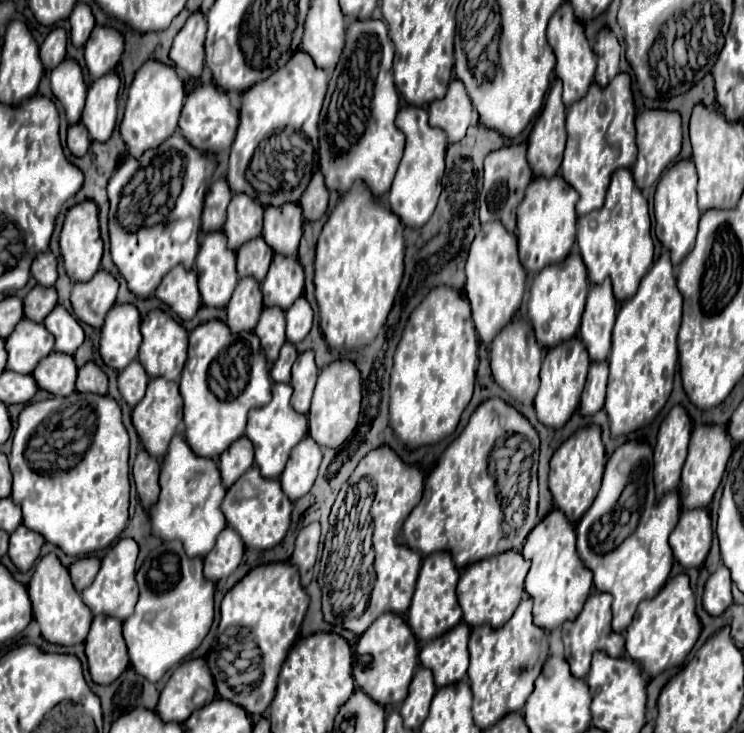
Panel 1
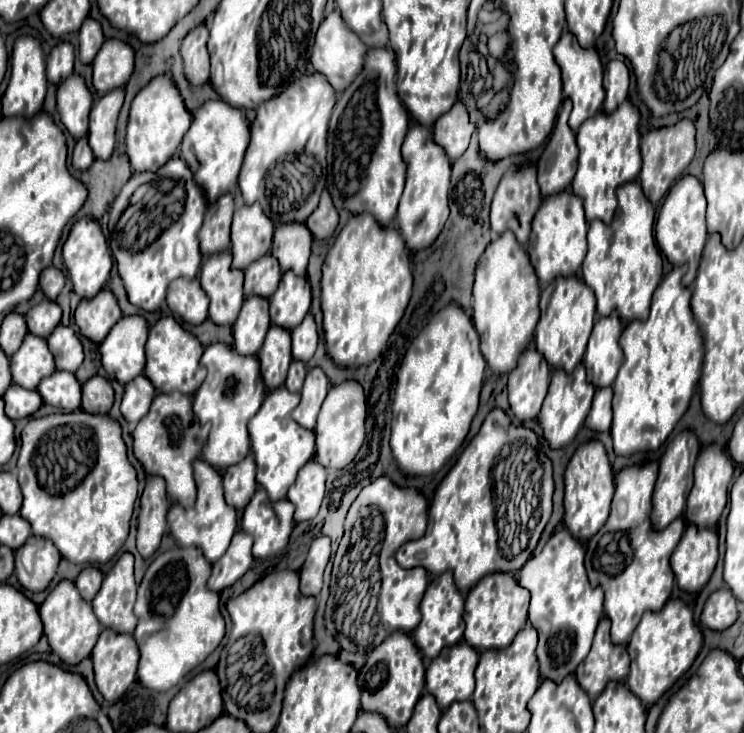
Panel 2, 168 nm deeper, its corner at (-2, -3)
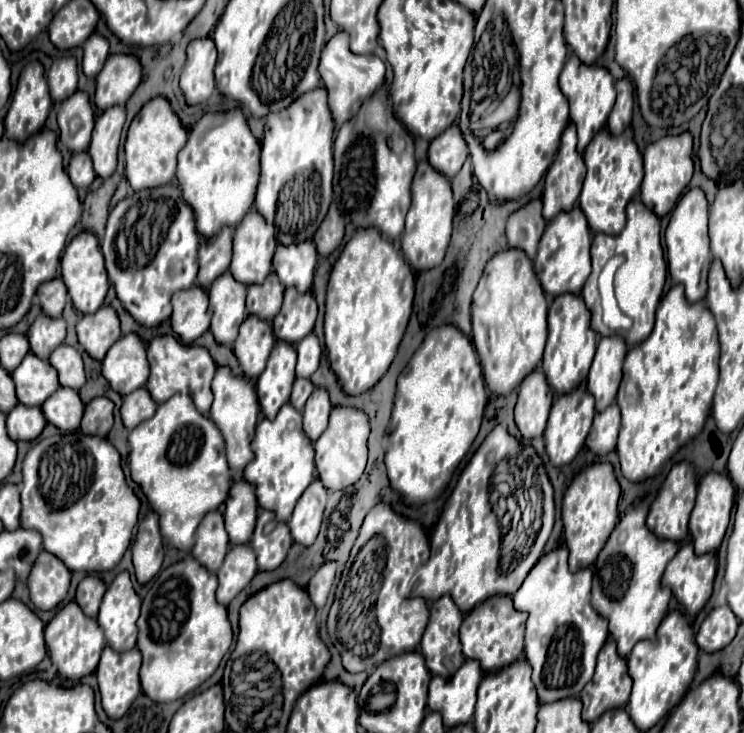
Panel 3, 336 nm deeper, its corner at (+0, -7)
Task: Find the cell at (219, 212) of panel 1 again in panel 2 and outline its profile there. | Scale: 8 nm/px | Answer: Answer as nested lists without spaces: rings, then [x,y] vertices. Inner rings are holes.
[[[223,195],[215,205],[209,205],[205,223],[199,231],[199,241],[201,241],[201,251],[205,257],[223,253],[229,249],[229,229],[231,229],[231,219],[233,219],[233,209],[235,209],[235,199],[233,195]]]

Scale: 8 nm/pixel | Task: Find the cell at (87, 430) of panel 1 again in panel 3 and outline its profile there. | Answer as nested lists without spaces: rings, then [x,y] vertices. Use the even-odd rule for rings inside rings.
[[[75,429],[37,441],[23,459],[23,481],[21,481],[21,527],[35,529],[43,537],[43,547],[53,551],[69,571],[109,571],[113,569],[125,549],[129,547],[133,527],[137,525],[139,499],[127,485],[121,469],[121,455],[107,437],[85,435]]]

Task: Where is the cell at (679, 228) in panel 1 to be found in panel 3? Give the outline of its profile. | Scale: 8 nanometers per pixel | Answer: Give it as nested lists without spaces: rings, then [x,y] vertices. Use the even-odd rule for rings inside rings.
[[[689,189],[677,201],[675,209],[671,211],[669,225],[665,229],[665,245],[667,245],[669,273],[673,281],[685,287],[685,295],[691,303],[703,299],[707,291],[707,271],[711,265],[711,253],[707,235],[707,199],[701,189]]]

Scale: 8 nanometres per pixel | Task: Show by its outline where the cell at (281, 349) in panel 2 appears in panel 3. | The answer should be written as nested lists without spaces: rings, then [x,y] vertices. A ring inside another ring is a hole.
[[[277,341],[265,371],[257,377],[257,397],[261,403],[261,413],[267,419],[273,419],[281,405],[289,401],[289,391],[295,379],[295,359],[295,347],[291,343]]]

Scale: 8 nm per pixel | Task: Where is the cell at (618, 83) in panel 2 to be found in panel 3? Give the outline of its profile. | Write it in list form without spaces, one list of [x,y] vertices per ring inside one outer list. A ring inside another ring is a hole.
[[[617,79],[615,91],[617,91],[617,99],[615,99],[613,111],[607,119],[607,127],[613,135],[621,133],[631,123],[631,115],[633,115],[633,85],[631,85],[631,81]]]

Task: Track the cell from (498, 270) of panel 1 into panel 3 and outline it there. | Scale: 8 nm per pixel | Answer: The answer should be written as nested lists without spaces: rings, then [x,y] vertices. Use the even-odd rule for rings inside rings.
[[[521,249],[495,253],[473,293],[473,345],[481,357],[485,385],[497,395],[507,395],[541,363],[547,335],[547,301],[533,263]]]

